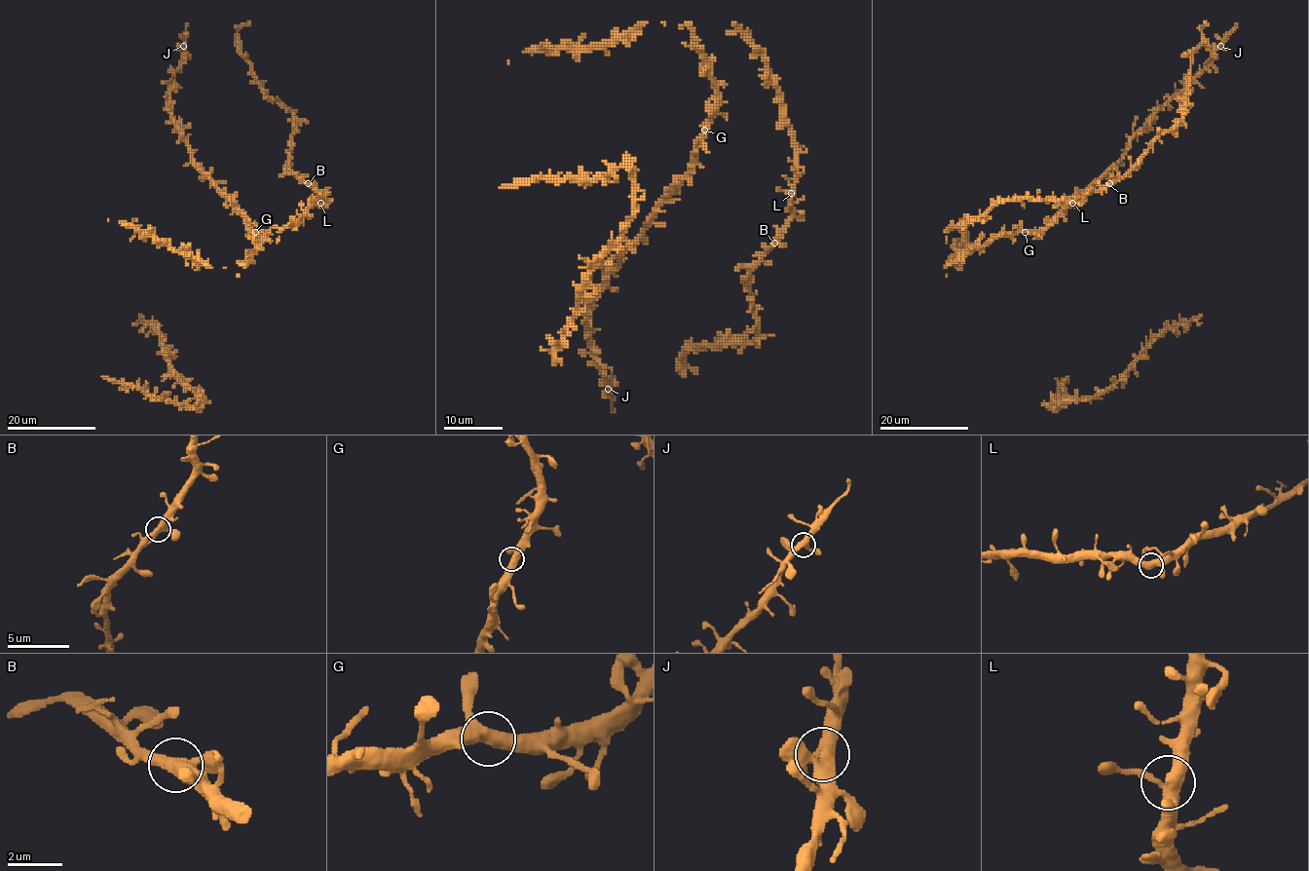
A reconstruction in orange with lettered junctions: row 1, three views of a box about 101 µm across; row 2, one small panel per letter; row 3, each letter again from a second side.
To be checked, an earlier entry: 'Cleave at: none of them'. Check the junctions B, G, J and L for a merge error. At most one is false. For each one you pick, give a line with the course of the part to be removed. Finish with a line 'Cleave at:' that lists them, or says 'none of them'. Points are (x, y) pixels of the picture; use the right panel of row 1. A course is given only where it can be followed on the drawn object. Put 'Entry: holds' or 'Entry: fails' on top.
Entry: holds
Cleave at: none of them

